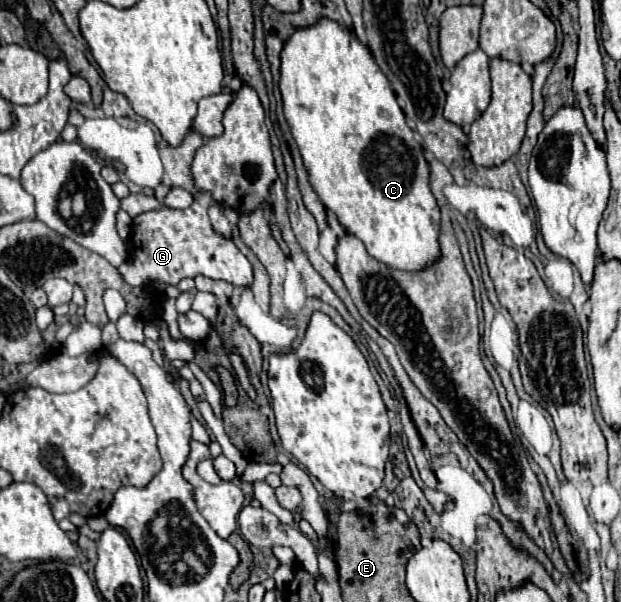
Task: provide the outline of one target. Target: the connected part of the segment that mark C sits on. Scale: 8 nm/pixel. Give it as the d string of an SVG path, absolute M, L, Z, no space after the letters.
M328 18L298 30L282 50L280 92L284 118L304 158L308 180L322 204L336 214L346 232L358 236L366 252L392 270L418 272L434 264L440 252L440 208L430 192L430 166L396 102L390 82L360 40Z

